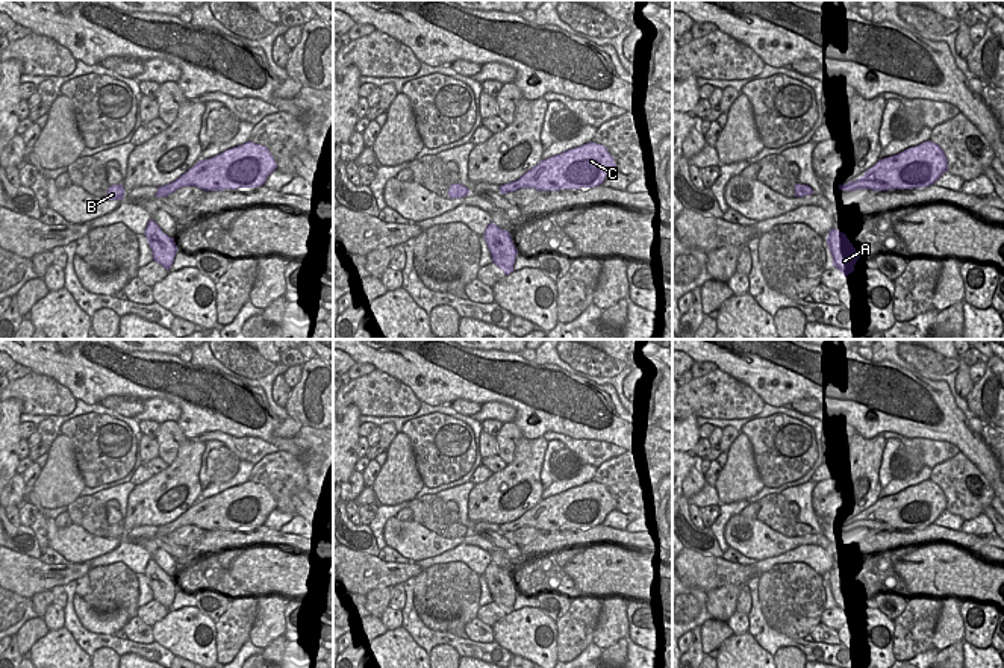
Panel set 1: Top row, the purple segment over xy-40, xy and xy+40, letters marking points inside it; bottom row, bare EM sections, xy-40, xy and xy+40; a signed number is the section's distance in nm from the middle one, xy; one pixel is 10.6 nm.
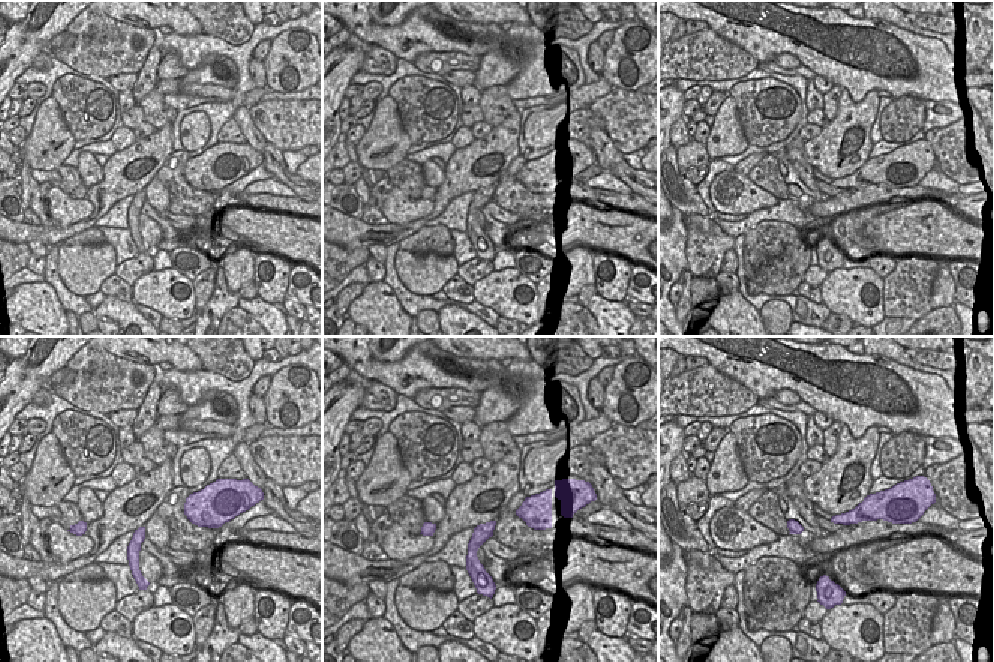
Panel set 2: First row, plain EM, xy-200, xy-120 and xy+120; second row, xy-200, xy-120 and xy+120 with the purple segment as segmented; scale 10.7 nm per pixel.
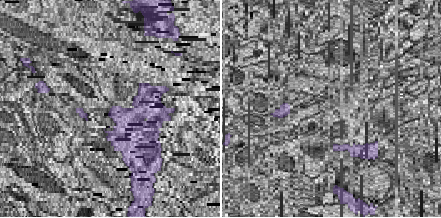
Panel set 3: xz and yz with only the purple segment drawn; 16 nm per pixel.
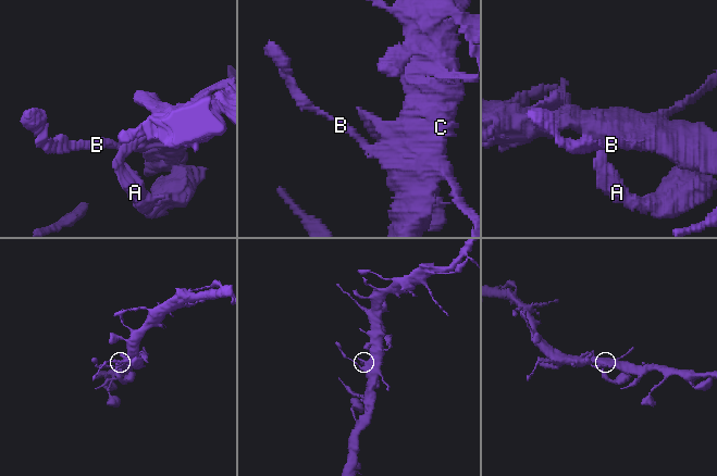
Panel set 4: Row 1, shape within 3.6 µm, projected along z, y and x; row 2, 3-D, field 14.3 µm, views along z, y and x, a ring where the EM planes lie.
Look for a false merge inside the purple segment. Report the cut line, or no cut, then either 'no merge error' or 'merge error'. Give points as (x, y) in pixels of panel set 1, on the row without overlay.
no cut | no merge error

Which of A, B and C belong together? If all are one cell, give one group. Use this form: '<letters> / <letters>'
A B C

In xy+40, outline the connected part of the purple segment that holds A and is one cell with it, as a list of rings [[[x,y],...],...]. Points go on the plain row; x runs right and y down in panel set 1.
[[[831,568],[828,571],[827,585],[833,597],[833,606],[840,609],[843,615],[853,612],[854,604],[860,595],[857,594],[847,574],[840,570]]]

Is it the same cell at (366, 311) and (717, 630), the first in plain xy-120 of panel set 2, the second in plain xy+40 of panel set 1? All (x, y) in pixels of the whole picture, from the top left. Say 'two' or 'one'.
two

